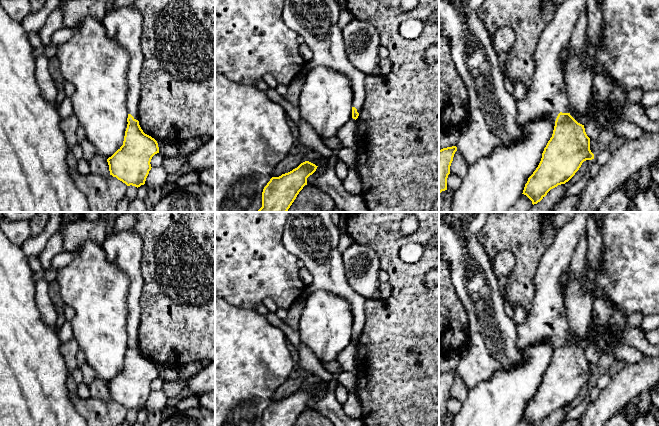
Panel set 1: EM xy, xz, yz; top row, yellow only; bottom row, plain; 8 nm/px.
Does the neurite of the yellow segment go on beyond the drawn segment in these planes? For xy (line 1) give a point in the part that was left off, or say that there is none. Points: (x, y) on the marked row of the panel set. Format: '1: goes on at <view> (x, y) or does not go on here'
1: does not go on here

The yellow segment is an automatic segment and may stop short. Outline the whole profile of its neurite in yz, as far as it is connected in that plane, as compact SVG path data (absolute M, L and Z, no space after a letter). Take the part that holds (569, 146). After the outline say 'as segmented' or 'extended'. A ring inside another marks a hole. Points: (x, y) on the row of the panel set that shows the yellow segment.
M560 112L555 121L552 137L542 153L541 161L528 178L522 194L526 195L533 205L537 204L551 189L568 182L584 161L592 159L594 154L590 150L590 138L585 132L584 125L578 123L570 113Z | as segmented

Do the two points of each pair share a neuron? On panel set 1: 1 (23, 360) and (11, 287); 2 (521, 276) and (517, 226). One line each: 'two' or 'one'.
1: one
2: one

